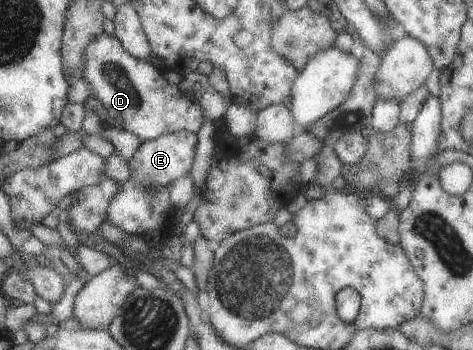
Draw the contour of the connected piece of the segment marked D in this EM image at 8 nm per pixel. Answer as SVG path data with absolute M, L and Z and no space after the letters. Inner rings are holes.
M100 34L85 47L83 51L82 80L89 85L89 94L82 105L98 117L102 126L123 129L136 135L140 142L153 140L163 133L174 130L186 130L196 133L201 126L202 113L196 99L181 94L176 85L170 85L162 77L162 72L154 65L134 59L122 49L114 36Z

